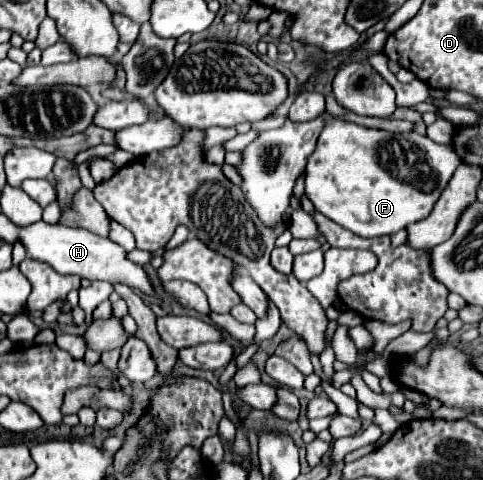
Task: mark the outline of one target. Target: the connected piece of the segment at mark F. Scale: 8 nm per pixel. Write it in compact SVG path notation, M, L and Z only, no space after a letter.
M327 116L327 124L317 140L315 152L307 160L305 168L305 194L311 198L313 206L339 226L351 230L361 238L381 238L393 236L395 232L407 228L429 216L437 198L445 190L453 172L461 160L453 152L453 146L437 144L427 136L417 132L383 132L363 126L343 122L341 118Z

